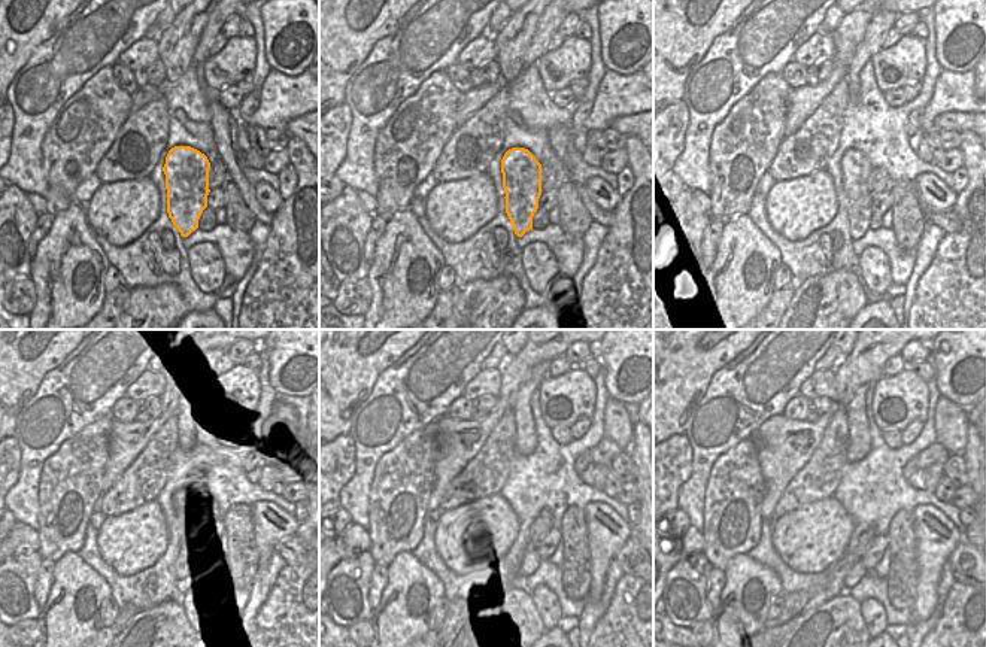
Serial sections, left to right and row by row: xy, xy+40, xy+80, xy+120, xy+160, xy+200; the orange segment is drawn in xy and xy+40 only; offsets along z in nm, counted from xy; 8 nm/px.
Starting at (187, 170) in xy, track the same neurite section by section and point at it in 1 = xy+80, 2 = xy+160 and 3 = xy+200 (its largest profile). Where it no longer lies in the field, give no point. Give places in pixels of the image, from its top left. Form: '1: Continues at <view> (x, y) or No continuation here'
1: Continues at xy+80 (855, 167)
2: Continues at xy+160 (530, 562)
3: Continues at xy+200 (853, 576).

